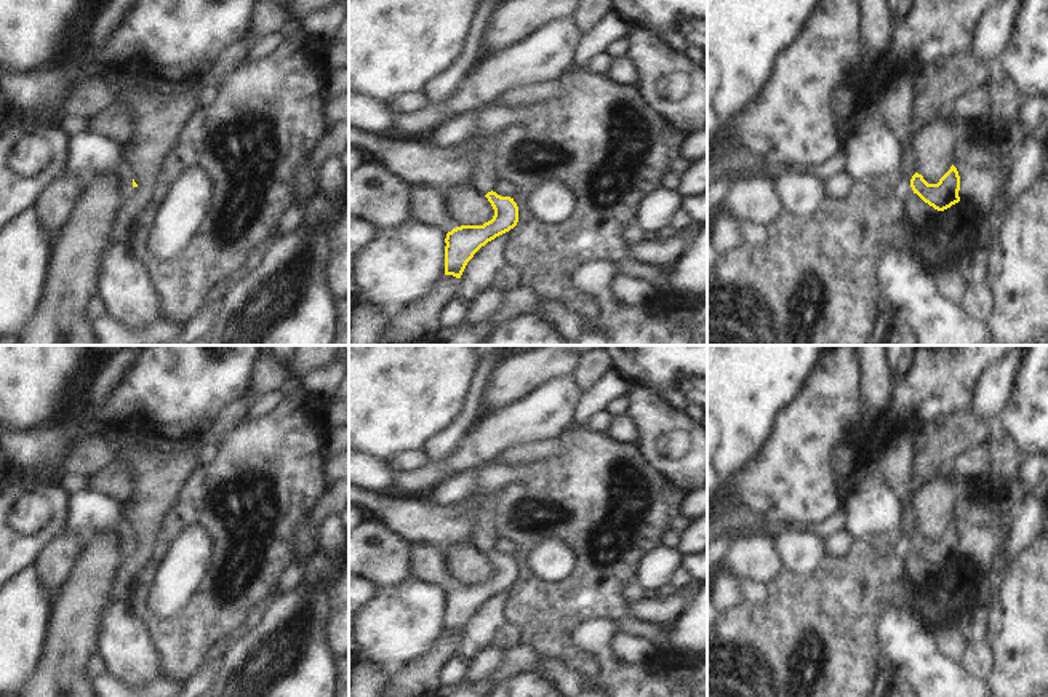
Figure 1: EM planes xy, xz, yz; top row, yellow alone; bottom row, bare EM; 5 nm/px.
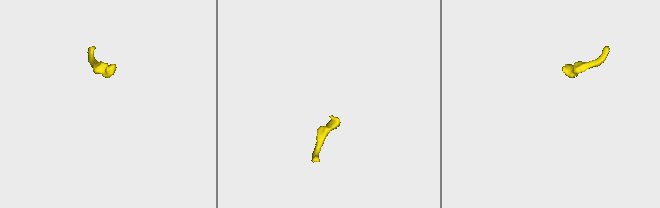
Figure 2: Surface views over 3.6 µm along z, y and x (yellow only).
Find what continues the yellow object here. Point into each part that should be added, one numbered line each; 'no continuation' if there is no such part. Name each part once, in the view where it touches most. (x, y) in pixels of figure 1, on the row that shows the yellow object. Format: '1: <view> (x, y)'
1: yz (900, 189).

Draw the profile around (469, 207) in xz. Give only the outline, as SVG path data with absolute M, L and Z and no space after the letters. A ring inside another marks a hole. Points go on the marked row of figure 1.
M454 187L446 197L458 227L483 225L494 216L491 203L475 187Z

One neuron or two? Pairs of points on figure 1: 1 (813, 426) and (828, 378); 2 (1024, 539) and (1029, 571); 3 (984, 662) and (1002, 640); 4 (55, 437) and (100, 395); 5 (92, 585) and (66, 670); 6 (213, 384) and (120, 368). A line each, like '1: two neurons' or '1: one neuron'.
1: one neuron
2: two neurons
3: two neurons
4: one neuron
5: one neuron
6: two neurons

